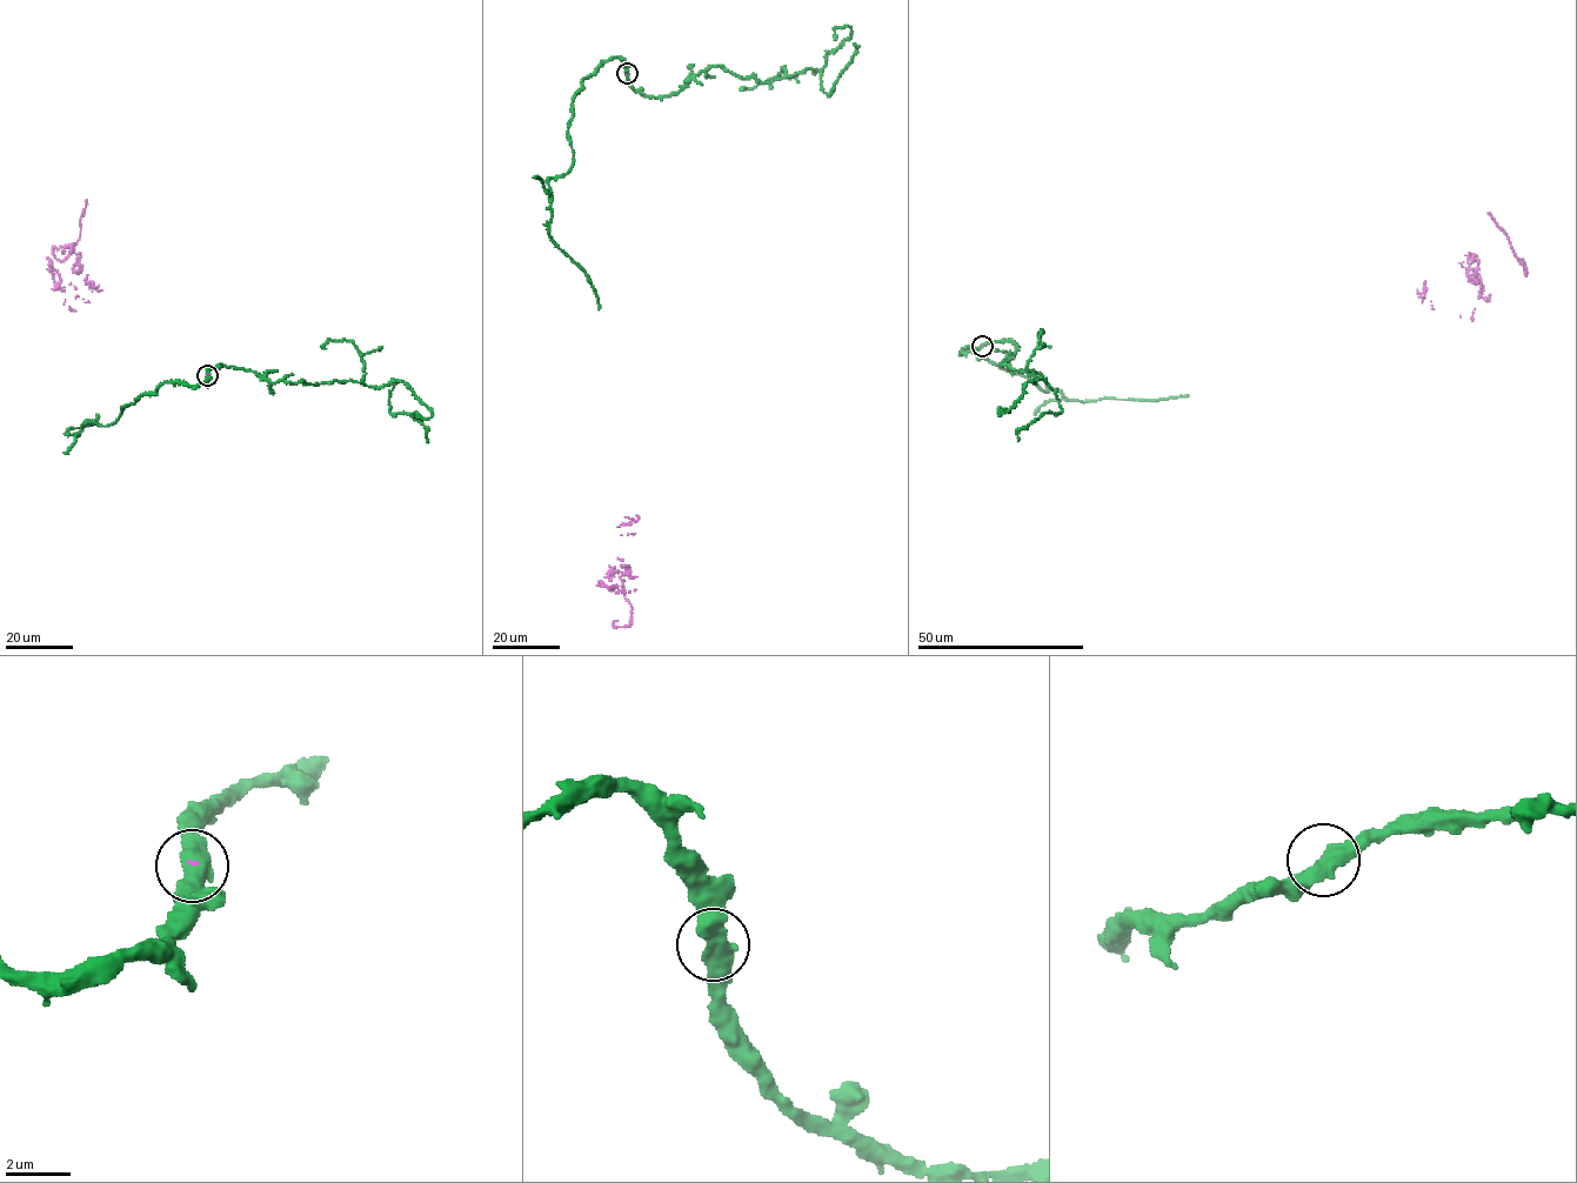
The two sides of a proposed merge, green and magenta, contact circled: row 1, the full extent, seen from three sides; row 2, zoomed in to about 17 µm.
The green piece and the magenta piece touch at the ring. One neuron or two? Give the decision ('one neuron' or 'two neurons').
one neuron

